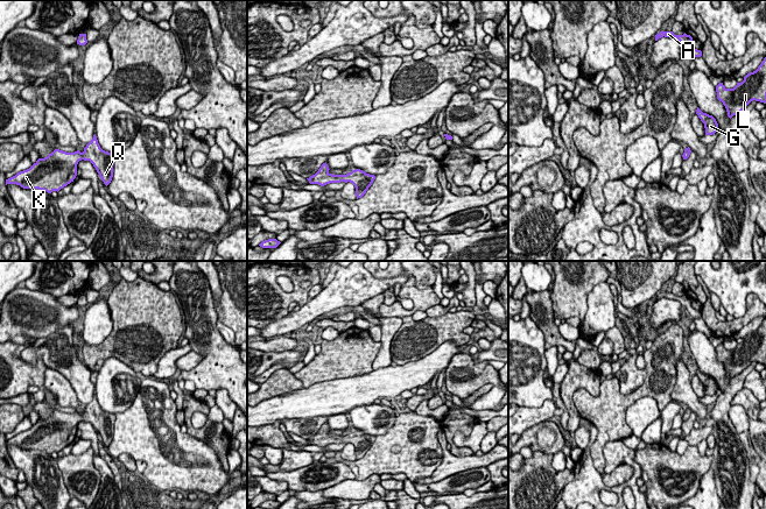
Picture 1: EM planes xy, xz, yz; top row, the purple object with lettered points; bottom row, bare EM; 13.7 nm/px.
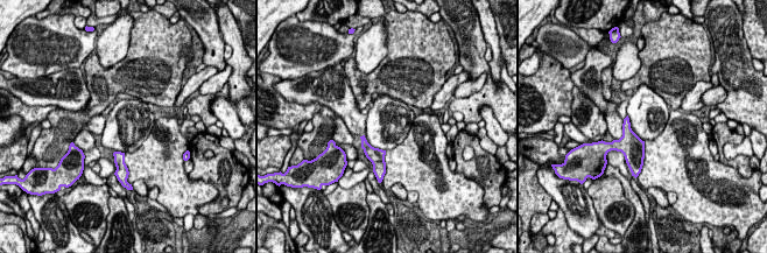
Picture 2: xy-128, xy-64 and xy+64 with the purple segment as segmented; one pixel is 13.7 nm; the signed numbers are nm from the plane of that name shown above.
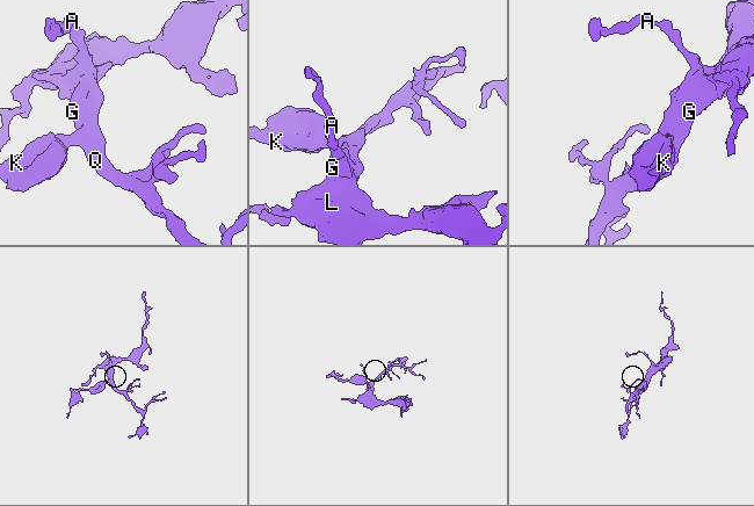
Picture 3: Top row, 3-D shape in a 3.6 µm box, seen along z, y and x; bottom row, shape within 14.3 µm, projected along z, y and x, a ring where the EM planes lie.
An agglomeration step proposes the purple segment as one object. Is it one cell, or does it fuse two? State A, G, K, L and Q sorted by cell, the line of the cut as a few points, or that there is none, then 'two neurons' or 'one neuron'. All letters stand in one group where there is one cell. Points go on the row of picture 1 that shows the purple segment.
A G K L Q; no cut; one neuron

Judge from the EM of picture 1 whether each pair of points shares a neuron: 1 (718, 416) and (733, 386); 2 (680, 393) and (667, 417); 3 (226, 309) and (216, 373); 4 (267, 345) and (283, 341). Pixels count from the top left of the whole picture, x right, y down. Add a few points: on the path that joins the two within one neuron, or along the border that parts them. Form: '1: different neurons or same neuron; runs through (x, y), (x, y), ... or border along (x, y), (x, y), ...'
1: same neuron; runs through (721, 409), (723, 401), (730, 393)
2: different neurons; border along (672, 400), (681, 403)
3: different neurons; border along (212, 301), (218, 319)
4: same neuron; runs through (271, 345), (280, 344)

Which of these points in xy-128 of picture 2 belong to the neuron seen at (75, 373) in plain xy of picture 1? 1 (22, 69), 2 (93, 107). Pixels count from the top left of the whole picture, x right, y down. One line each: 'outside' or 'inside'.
1: outside
2: outside

